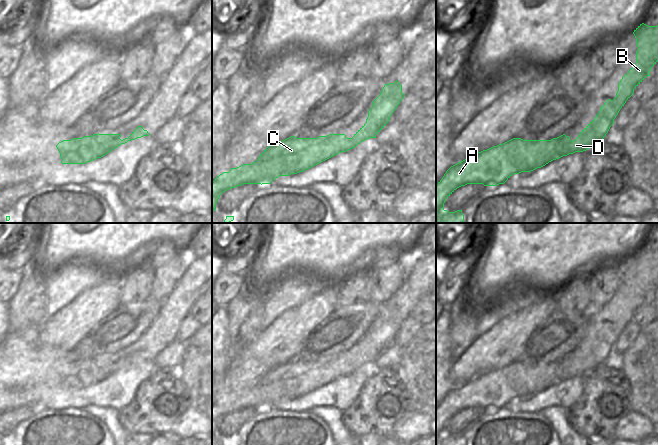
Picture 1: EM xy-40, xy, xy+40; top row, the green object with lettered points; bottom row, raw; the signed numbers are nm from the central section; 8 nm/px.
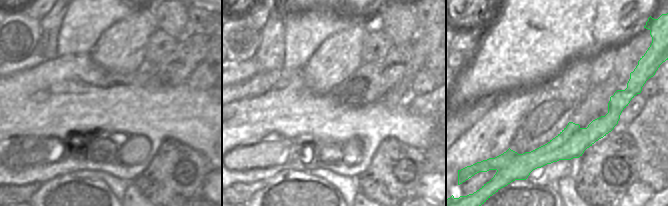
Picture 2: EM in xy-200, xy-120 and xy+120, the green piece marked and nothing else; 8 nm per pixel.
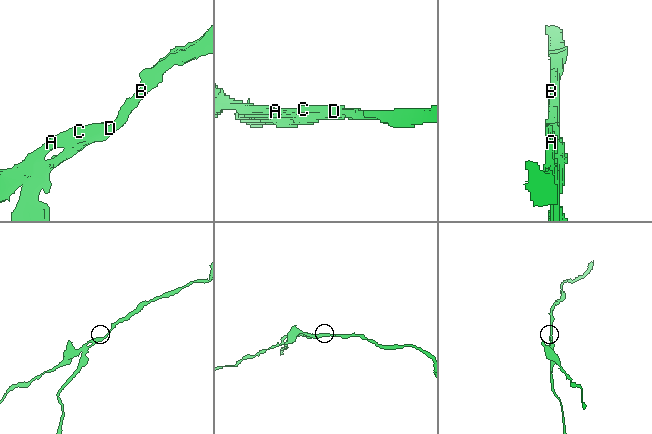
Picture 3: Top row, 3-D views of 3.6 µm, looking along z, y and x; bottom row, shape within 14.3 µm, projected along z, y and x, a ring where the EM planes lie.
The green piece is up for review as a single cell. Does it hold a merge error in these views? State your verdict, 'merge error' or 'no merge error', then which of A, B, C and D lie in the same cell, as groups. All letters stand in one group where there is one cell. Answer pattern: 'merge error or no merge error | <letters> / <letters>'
merge error | A C / B D

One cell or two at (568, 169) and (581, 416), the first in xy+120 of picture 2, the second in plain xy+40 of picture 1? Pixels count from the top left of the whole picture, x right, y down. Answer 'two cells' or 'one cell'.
two cells

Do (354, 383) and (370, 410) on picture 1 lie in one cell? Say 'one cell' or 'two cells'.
two cells

